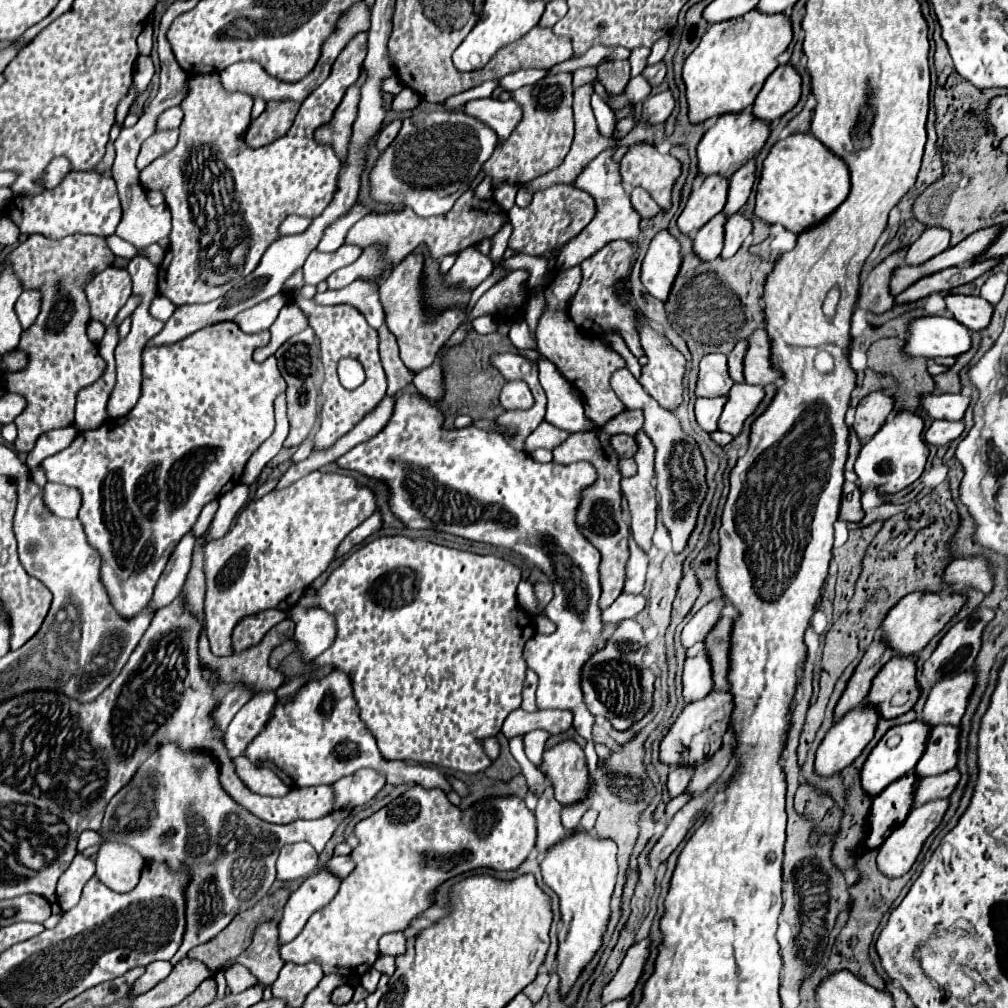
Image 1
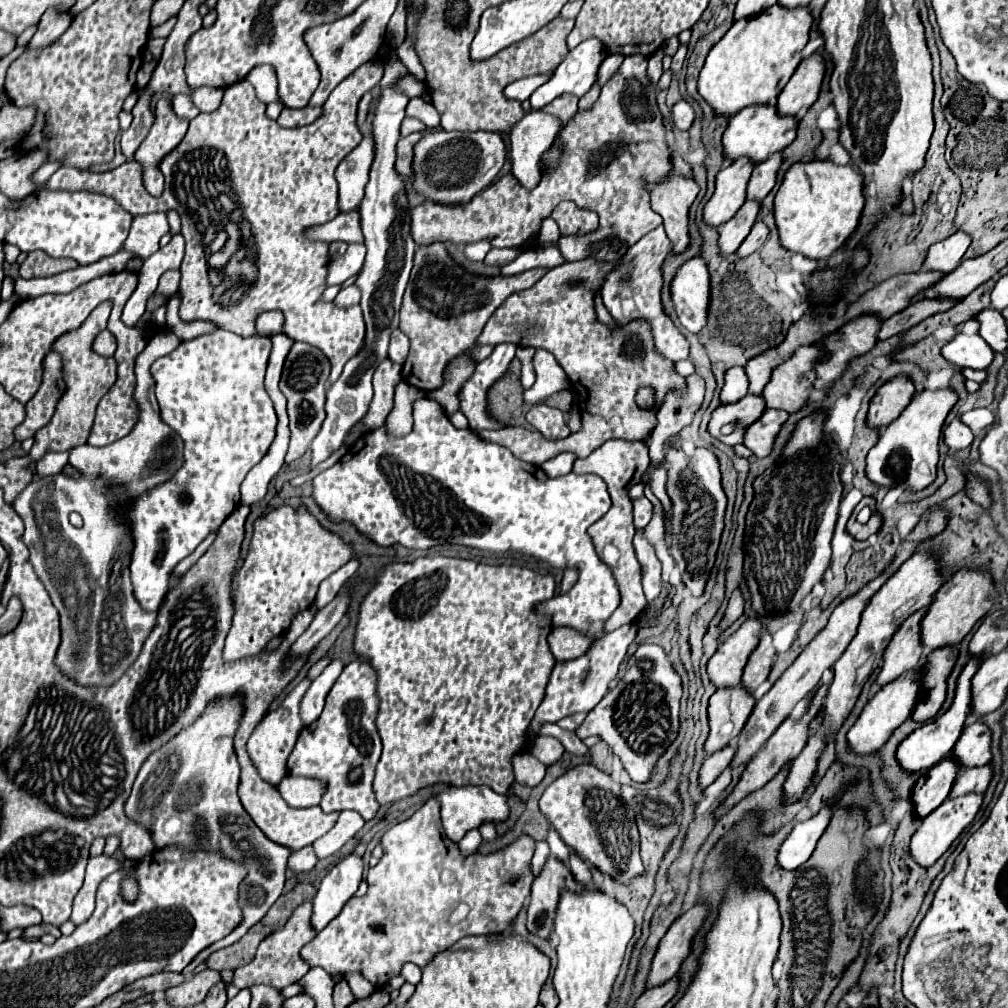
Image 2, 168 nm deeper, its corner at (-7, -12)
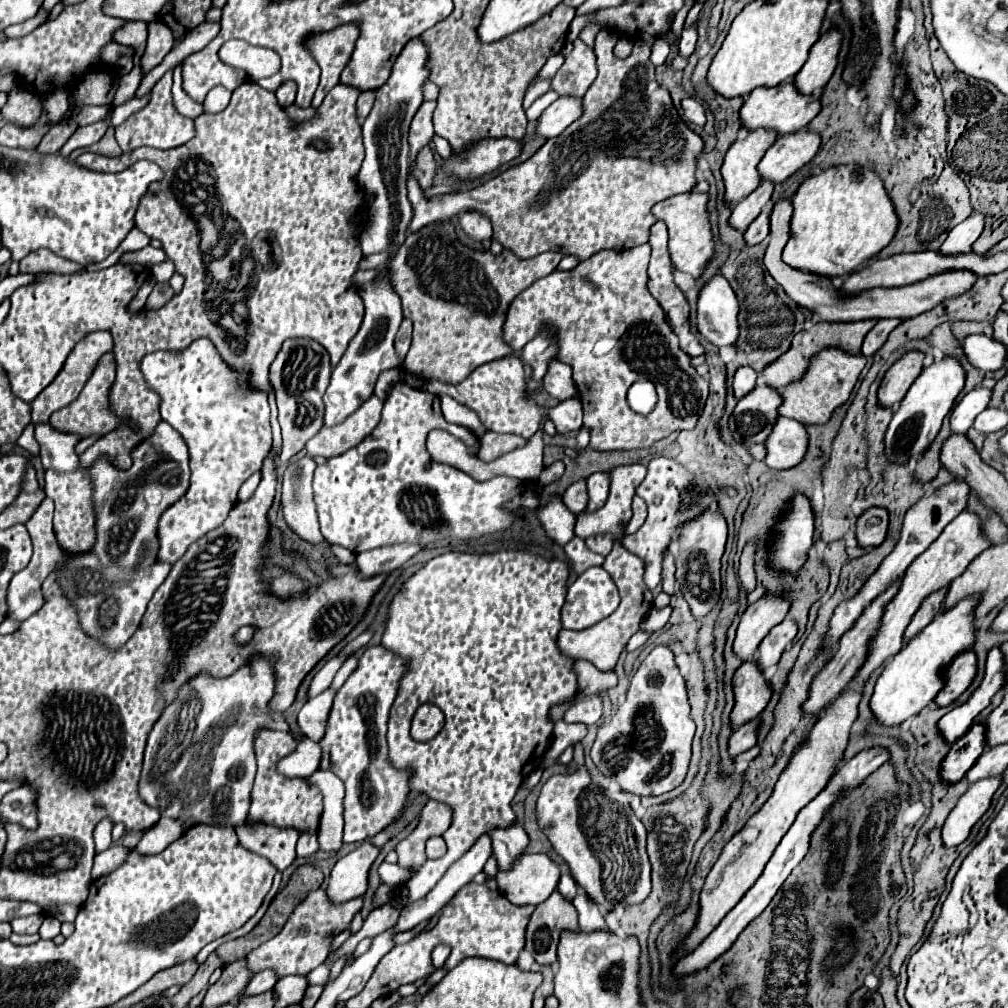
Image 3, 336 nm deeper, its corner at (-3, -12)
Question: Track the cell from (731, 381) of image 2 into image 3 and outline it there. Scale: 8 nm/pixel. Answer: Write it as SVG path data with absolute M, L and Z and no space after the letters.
M747 366L739 368L733 376L733 394L735 394L735 398L737 400L743 398L747 392L751 392L755 388L755 384L757 384L757 372L753 368L747 368Z

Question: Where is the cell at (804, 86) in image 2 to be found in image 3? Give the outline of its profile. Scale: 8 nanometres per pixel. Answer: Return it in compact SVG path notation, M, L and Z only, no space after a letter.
M835 30L825 32L815 42L807 62L803 64L801 72L793 80L797 92L801 92L803 96L811 96L811 94L817 94L829 82L837 66L839 44L841 44L841 34Z

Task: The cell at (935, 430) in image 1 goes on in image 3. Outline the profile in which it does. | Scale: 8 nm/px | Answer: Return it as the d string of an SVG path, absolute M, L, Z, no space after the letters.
M981 386L965 394L963 400L951 412L951 432L965 434L973 426L975 416L987 408L989 398L991 398L991 390Z

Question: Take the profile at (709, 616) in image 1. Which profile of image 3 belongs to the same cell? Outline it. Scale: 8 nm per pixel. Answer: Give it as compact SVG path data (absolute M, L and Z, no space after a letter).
M747 544L743 554L741 554L741 560L739 560L739 582L741 582L741 588L745 592L753 592L755 590L755 570L753 570L753 544Z

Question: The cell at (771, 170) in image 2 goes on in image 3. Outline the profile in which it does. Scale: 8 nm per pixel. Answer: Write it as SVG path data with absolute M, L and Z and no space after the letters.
M807 130L795 132L791 136L781 136L763 156L757 170L761 180L771 180L773 184L783 182L795 170L805 166L819 150L819 136Z

